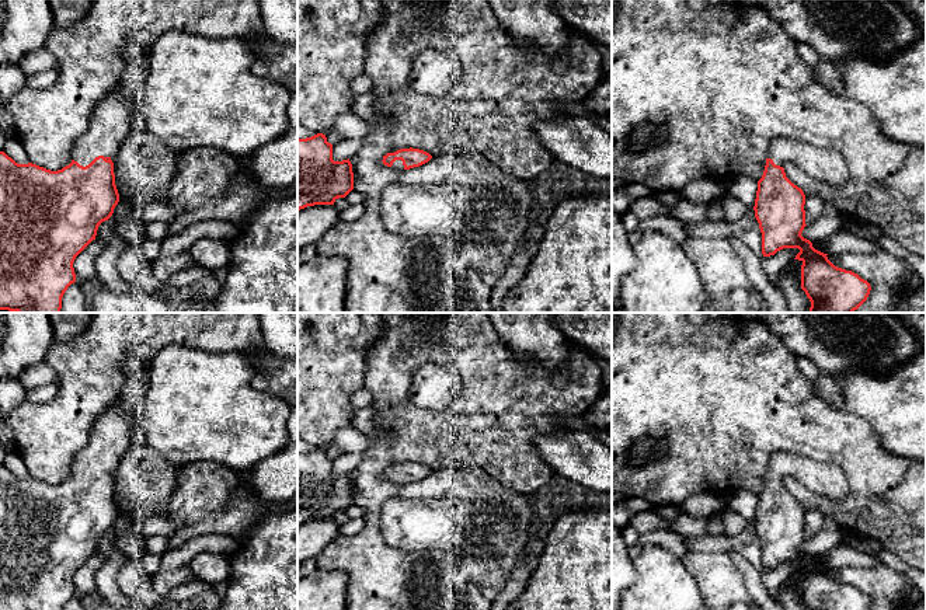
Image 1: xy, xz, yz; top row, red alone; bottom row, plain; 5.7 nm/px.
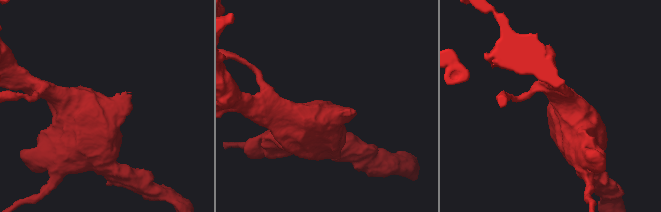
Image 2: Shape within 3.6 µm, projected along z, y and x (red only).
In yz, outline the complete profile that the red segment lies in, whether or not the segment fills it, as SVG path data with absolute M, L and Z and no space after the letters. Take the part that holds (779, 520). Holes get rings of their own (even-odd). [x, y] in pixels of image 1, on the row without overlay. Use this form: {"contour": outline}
{"contour": "M774 452L766 468L766 480L758 495L755 531L762 547L763 571L783 562L798 562L794 574L801 579L801 603L807 610L868 610L871 600L857 588L835 581L828 568L812 561L801 550L805 538L805 509L784 487L784 477L794 477L814 494L843 499L849 484L843 470L803 454Z"}

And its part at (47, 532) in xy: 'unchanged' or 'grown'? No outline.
grown

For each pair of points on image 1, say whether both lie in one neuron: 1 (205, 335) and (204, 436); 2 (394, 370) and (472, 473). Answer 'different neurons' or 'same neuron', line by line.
1: different neurons
2: same neuron

